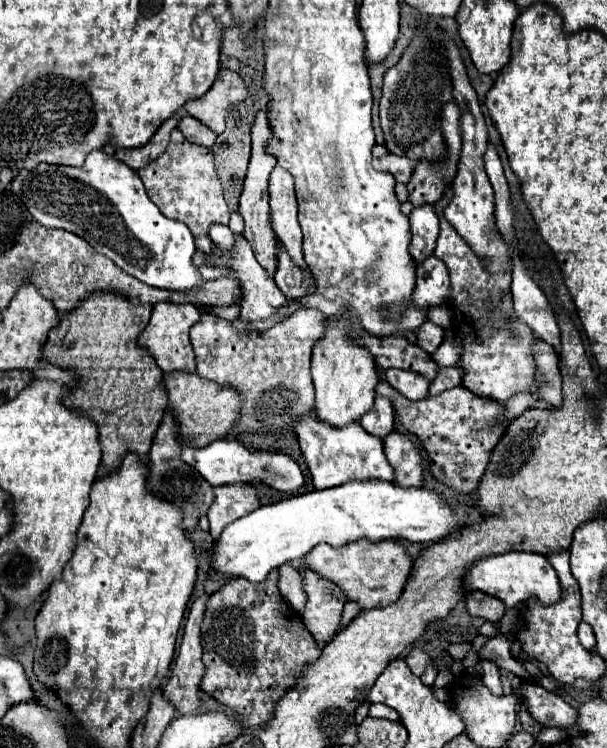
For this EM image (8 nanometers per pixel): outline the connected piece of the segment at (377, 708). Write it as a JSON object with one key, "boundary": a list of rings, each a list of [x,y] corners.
{"boundary":[[[382,703],[372,704],[372,706],[370,706],[368,716],[372,716],[372,718],[388,718],[388,720],[398,720],[398,714],[396,714],[390,706]]]}

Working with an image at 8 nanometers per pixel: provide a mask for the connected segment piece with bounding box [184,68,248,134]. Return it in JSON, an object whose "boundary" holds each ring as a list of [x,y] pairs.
{"boundary":[[[222,68],[218,80],[208,90],[206,96],[190,100],[184,104],[184,110],[212,128],[216,134],[224,132],[226,128],[226,114],[232,106],[244,102],[248,96],[248,88],[240,74],[232,72],[230,68]]]}

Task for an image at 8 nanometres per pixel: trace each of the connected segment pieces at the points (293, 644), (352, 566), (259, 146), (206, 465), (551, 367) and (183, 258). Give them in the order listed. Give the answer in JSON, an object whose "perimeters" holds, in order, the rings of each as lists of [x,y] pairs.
{"perimeters":[[[[272,570],[266,580],[254,584],[246,578],[234,578],[214,592],[206,604],[206,616],[202,622],[202,648],[204,648],[204,666],[206,674],[200,682],[200,690],[216,698],[220,704],[226,704],[238,712],[246,728],[256,728],[266,724],[274,716],[274,704],[296,684],[296,676],[302,666],[318,660],[320,648],[316,640],[306,632],[302,616],[290,608],[278,590],[278,570]]],[[[358,540],[350,542],[344,548],[332,548],[328,544],[318,544],[314,550],[310,550],[306,556],[290,562],[292,568],[298,572],[314,572],[322,576],[324,580],[330,580],[336,584],[346,602],[356,602],[360,610],[372,610],[380,606],[388,606],[398,600],[398,596],[404,590],[406,578],[410,574],[412,562],[402,546],[398,546],[394,540],[382,540],[378,544]]],[[[264,106],[258,114],[256,120],[252,124],[252,158],[250,158],[250,166],[248,166],[248,174],[244,180],[244,190],[240,196],[240,214],[244,218],[244,238],[250,242],[258,264],[270,274],[274,276],[276,272],[276,236],[274,230],[270,226],[270,206],[268,206],[268,178],[270,172],[276,166],[276,156],[270,156],[266,152],[266,144],[272,138],[272,128],[270,128],[270,120],[268,120],[268,106]]],[[[222,438],[204,448],[184,446],[182,460],[186,464],[190,464],[192,468],[196,468],[204,476],[204,480],[208,480],[212,486],[236,484],[236,482],[262,482],[278,492],[292,492],[292,490],[298,490],[304,482],[300,466],[288,454],[254,450],[252,446],[246,446],[236,438],[232,438],[232,440]]],[[[536,338],[532,344],[532,356],[536,360],[536,380],[532,384],[532,394],[546,400],[552,406],[562,404],[562,380],[558,372],[558,358],[550,344]]],[[[92,150],[86,162],[78,168],[46,162],[40,162],[34,170],[22,168],[14,176],[10,188],[26,204],[36,222],[44,224],[46,228],[62,228],[84,238],[96,252],[108,256],[118,268],[148,286],[172,292],[188,292],[198,290],[206,282],[192,262],[196,246],[188,226],[178,220],[166,218],[148,198],[140,176],[126,164],[120,164],[120,160],[116,160],[114,156],[108,156],[104,150]]]]}

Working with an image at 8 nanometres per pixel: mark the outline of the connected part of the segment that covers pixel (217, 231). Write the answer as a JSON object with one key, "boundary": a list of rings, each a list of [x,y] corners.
{"boundary":[[[212,224],[210,226],[210,240],[214,246],[218,246],[222,252],[230,252],[234,248],[234,232],[228,226]]]}

